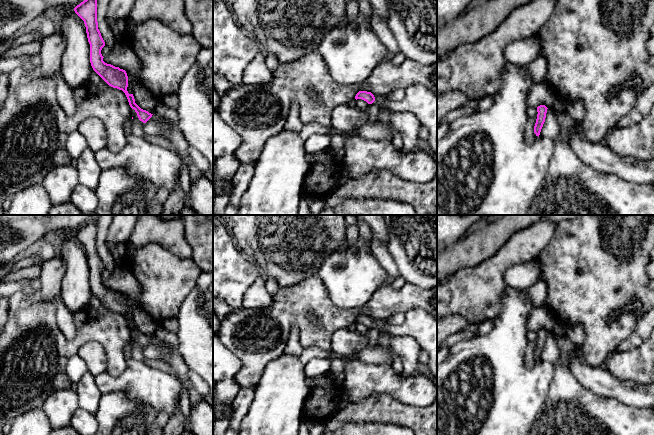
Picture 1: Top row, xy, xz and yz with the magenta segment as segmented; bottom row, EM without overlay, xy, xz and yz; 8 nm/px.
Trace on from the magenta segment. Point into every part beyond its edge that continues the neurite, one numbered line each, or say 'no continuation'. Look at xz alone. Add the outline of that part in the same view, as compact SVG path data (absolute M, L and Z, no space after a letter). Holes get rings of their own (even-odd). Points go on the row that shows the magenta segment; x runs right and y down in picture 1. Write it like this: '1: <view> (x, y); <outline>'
no continuation

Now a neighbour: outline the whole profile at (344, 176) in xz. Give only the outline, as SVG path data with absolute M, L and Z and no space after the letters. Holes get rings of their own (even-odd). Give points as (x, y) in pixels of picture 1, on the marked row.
M342 160L340 163L340 173L339 176L337 177L337 187L339 188L340 186L344 185L346 182L348 182L351 179L347 165L345 162Z

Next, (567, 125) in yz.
M566 111L557 115L557 121L560 126L561 140L569 144L571 132L581 125L574 122Z

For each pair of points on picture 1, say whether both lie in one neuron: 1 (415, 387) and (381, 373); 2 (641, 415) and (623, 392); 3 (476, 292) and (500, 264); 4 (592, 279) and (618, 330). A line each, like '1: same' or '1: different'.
1: same
2: different
3: same
4: same

